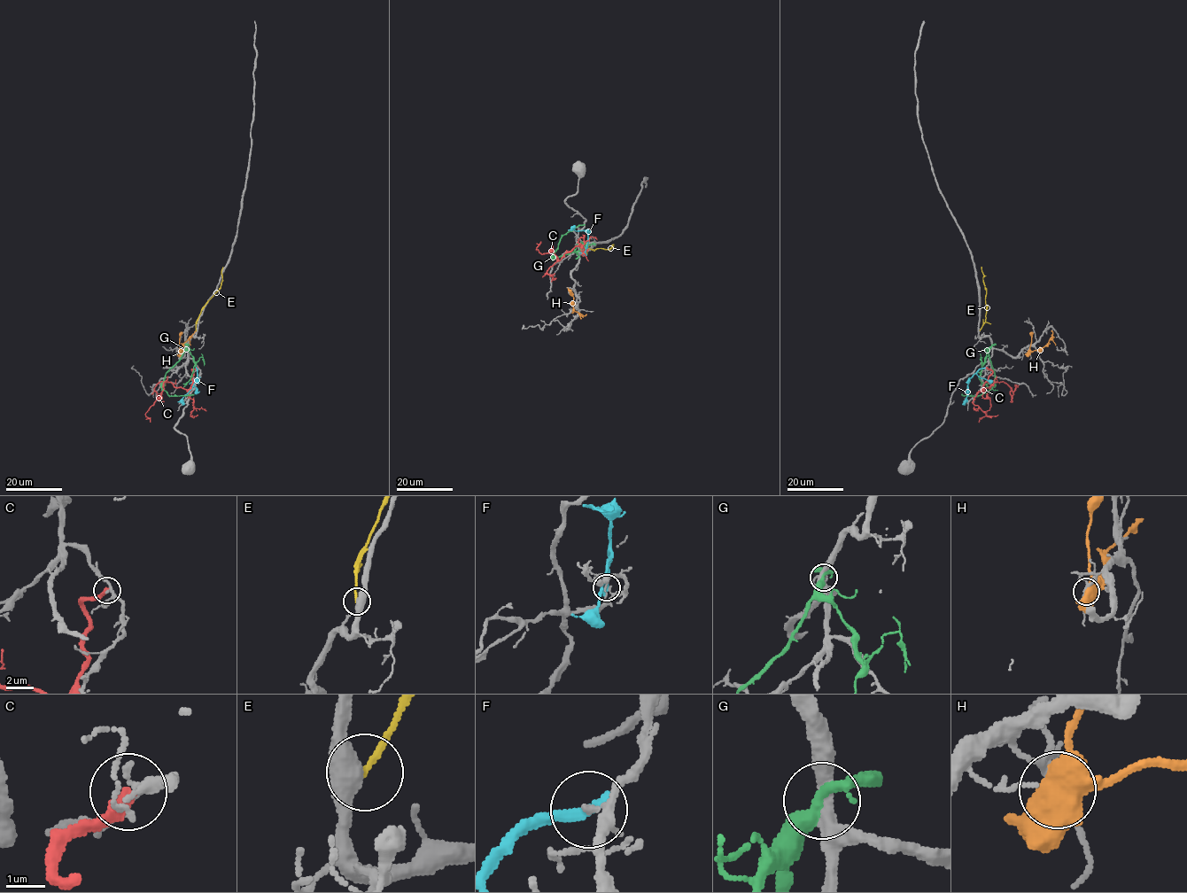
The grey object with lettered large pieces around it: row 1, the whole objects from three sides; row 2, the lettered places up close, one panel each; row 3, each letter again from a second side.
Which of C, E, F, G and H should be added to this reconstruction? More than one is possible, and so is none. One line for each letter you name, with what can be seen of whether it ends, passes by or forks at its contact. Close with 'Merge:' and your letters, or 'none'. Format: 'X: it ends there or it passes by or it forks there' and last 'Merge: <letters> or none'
Merge: none

